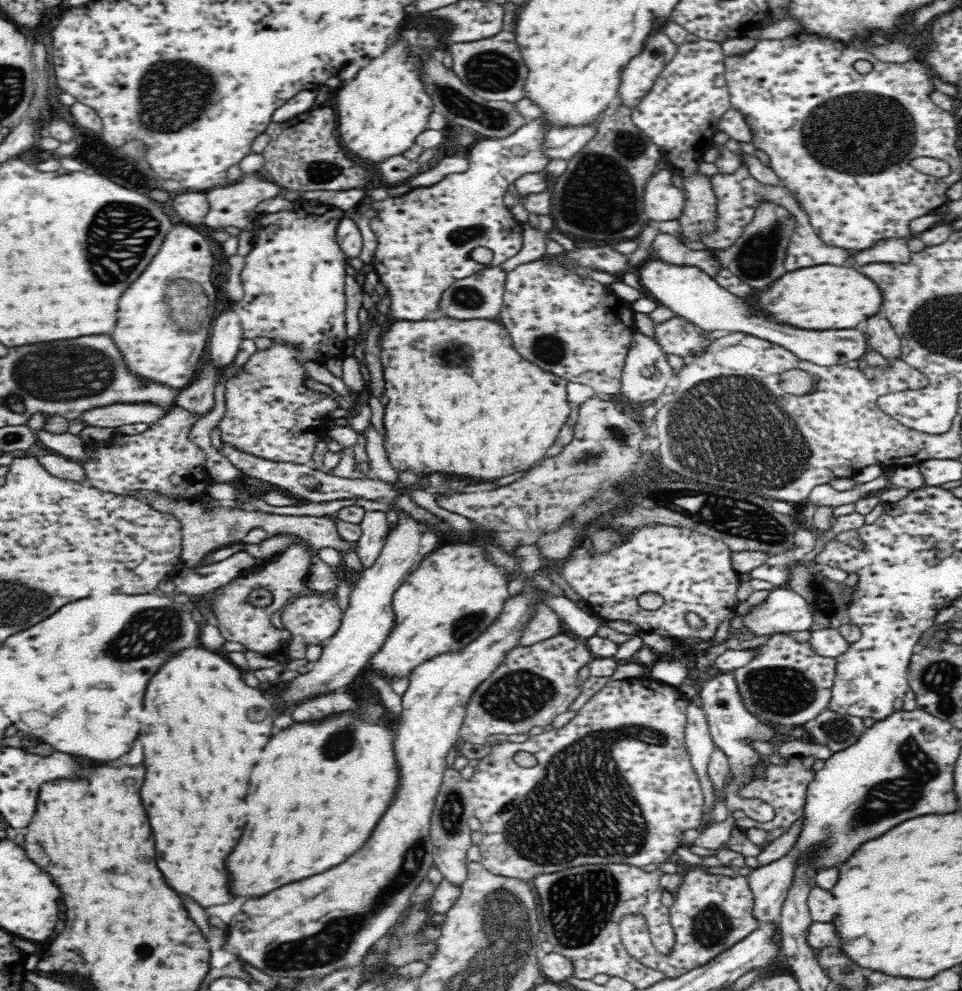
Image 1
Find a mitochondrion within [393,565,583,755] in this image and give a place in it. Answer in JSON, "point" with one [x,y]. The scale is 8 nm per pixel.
{"point":[516,696]}

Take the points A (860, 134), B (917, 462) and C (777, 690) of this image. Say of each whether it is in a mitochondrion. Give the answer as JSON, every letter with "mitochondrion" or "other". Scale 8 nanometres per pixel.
{"A":"mitochondrion","B":"other","C":"mitochondrion"}

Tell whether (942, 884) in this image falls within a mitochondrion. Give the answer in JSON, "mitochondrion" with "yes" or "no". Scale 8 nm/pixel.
{"mitochondrion":"no"}

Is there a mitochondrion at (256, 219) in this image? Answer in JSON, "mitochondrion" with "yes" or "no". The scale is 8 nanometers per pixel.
{"mitochondrion":"no"}

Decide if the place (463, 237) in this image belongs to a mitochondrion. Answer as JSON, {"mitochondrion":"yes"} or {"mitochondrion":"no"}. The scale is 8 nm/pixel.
{"mitochondrion":"yes"}

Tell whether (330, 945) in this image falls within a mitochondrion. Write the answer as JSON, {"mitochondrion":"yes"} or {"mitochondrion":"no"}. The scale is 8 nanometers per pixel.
{"mitochondrion":"yes"}

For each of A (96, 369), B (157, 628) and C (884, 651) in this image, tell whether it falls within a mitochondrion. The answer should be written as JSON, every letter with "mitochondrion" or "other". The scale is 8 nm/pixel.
{"A":"mitochondrion","B":"mitochondrion","C":"other"}

